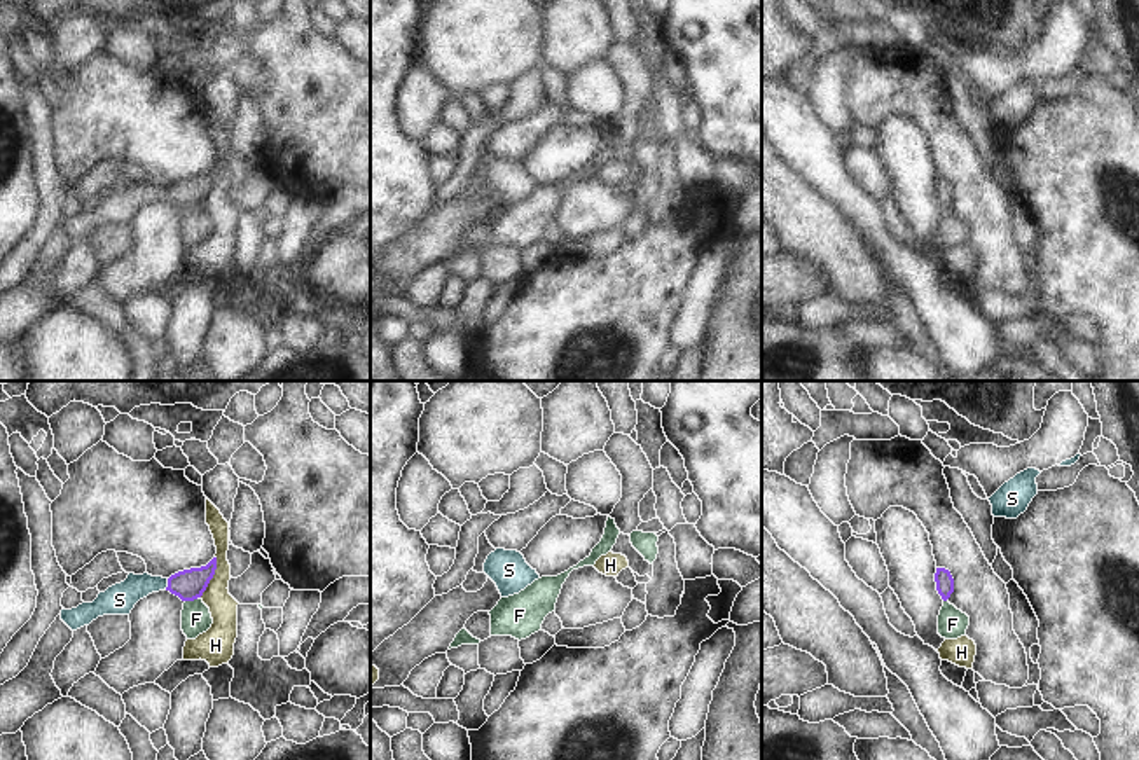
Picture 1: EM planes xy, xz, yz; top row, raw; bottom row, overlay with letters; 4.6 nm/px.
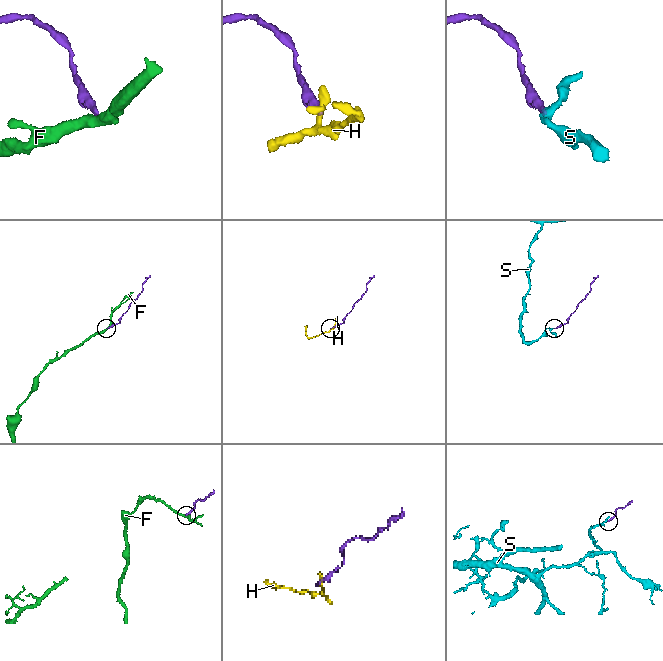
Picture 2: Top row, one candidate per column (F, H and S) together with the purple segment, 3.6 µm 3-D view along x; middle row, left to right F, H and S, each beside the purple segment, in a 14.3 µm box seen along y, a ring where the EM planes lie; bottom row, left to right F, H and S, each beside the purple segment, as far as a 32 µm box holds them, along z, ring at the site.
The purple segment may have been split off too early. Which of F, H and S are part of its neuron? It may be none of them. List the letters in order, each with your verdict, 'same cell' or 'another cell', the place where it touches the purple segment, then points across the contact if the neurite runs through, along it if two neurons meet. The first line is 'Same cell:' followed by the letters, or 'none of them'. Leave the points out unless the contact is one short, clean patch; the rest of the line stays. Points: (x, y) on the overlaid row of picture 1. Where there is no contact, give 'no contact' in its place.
Same cell: S
F: another cell | xy (191, 600) | along xy (196, 598), (186, 601)
H: another cell | xy (212, 577) | along xy (215, 556), (215, 573), (200, 596)
S: same cell | xy (168, 584) | across xy (189, 584), (168, 584), (144, 584), (119, 600)

